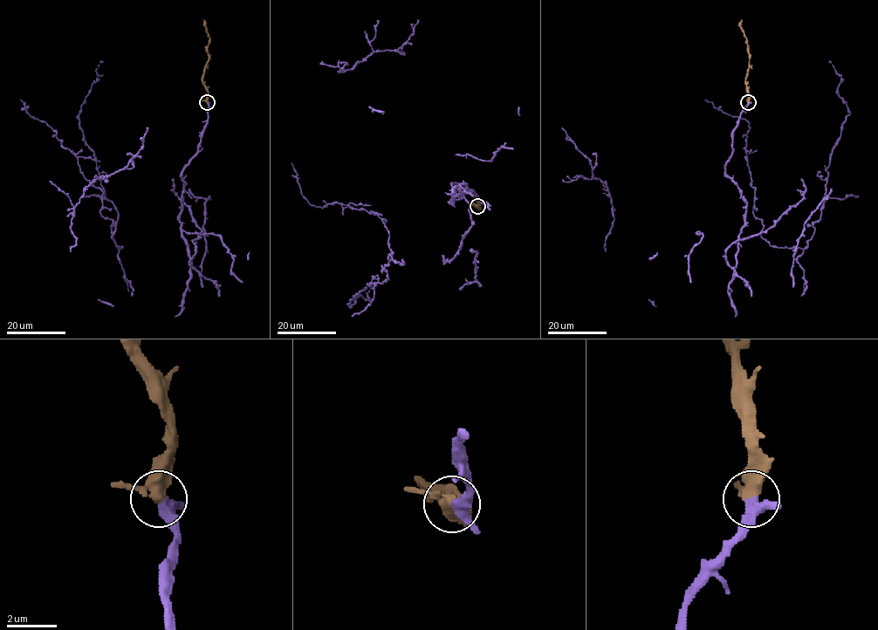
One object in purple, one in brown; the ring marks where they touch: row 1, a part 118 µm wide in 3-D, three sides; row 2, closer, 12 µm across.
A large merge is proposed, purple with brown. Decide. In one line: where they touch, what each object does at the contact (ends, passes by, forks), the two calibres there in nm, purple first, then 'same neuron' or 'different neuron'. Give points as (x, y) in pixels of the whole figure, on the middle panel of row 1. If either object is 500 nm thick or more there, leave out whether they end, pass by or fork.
place (477, 206); purple passes by; brown passes by; calibres 360 and 420 nm; same neuron

